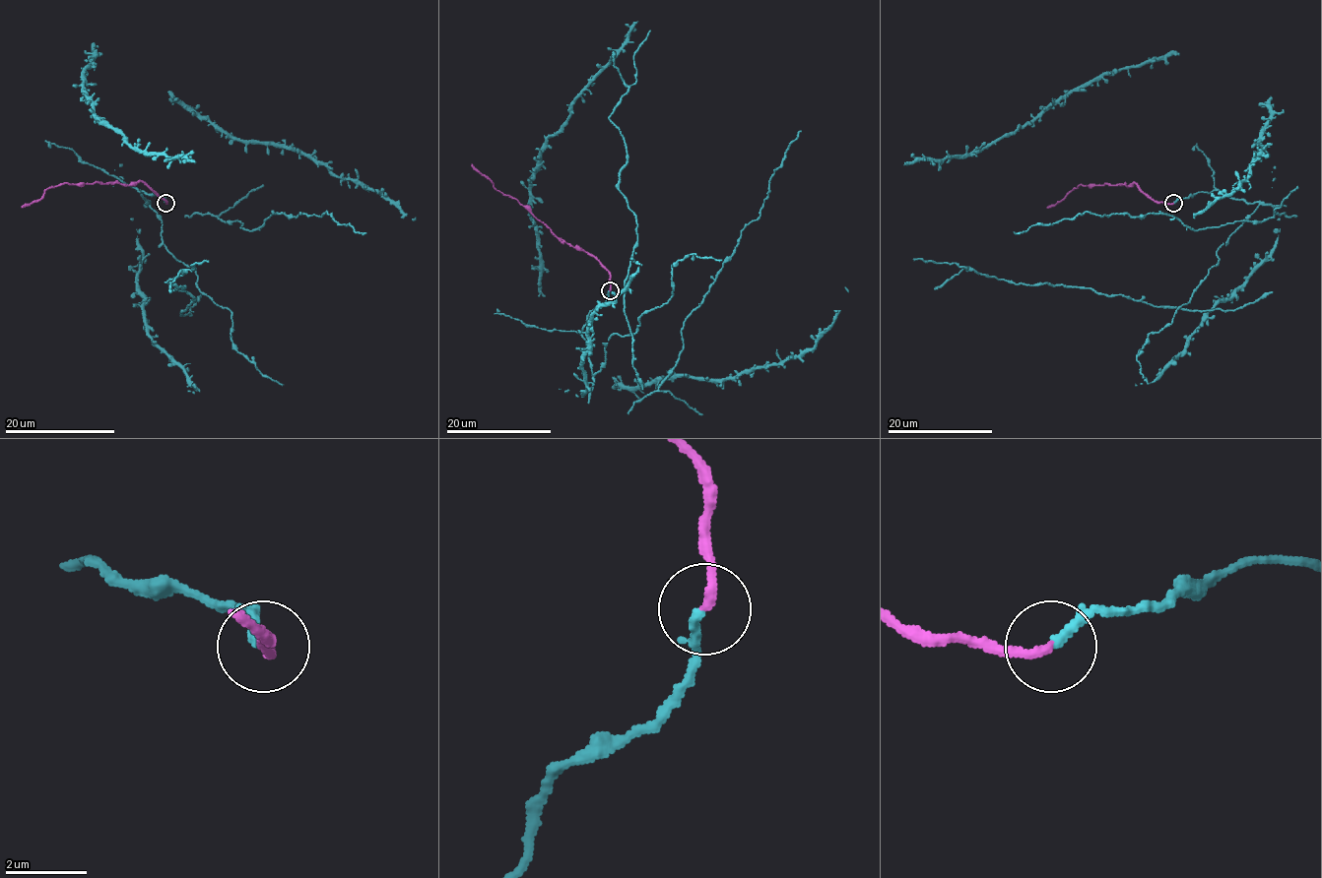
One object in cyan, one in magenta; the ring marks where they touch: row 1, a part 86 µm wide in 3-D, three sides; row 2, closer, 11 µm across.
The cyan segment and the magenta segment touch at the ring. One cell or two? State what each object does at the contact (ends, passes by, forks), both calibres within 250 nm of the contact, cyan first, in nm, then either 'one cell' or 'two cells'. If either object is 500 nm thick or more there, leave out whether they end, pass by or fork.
cyan passes by | magenta ends | 160/240 nm | one cell

